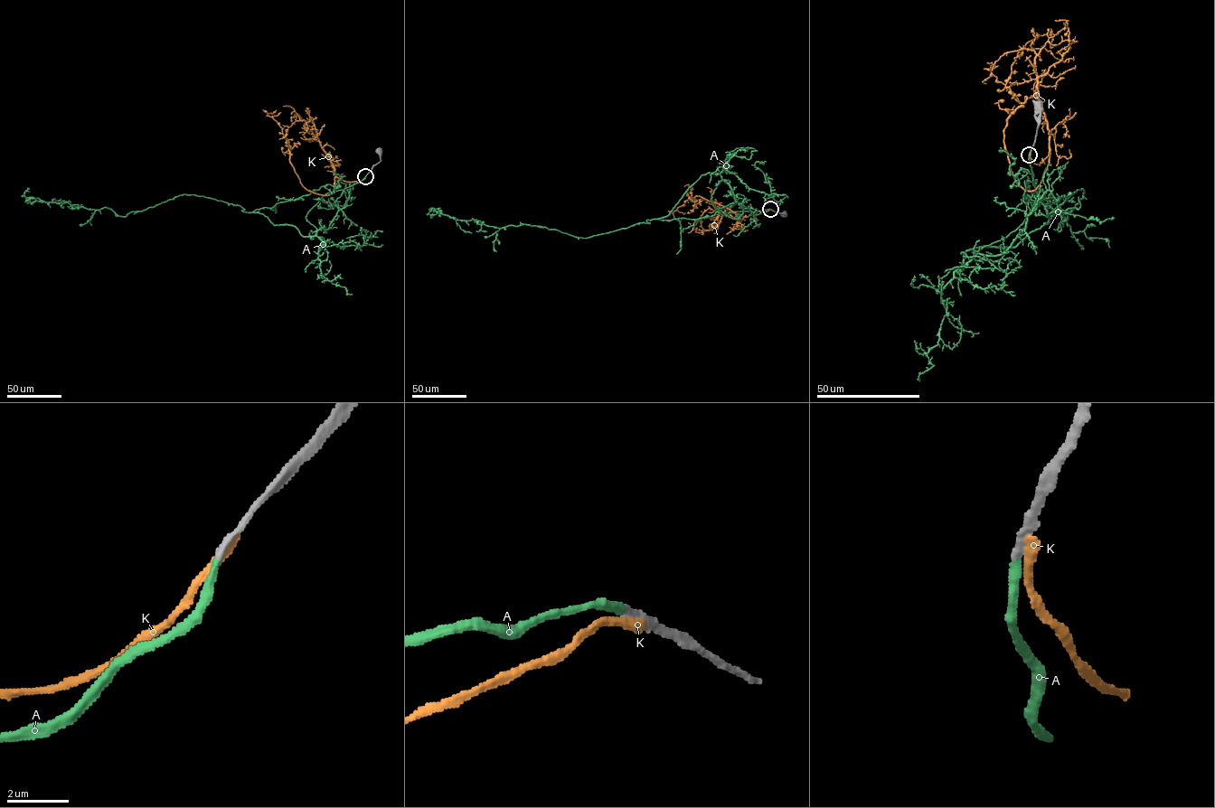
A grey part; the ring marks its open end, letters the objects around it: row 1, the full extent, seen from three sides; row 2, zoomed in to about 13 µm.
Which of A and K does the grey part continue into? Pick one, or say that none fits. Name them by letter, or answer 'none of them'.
A

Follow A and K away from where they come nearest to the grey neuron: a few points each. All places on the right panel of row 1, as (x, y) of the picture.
A: (1029, 155), (1028, 216), (960, 269), (1083, 196), (1059, 231), (1029, 178)
K: (1030, 154), (1039, 164), (1050, 157), (1028, 191), (1003, 143), (1027, 98), (1006, 81), (1024, 45), (1051, 28)

